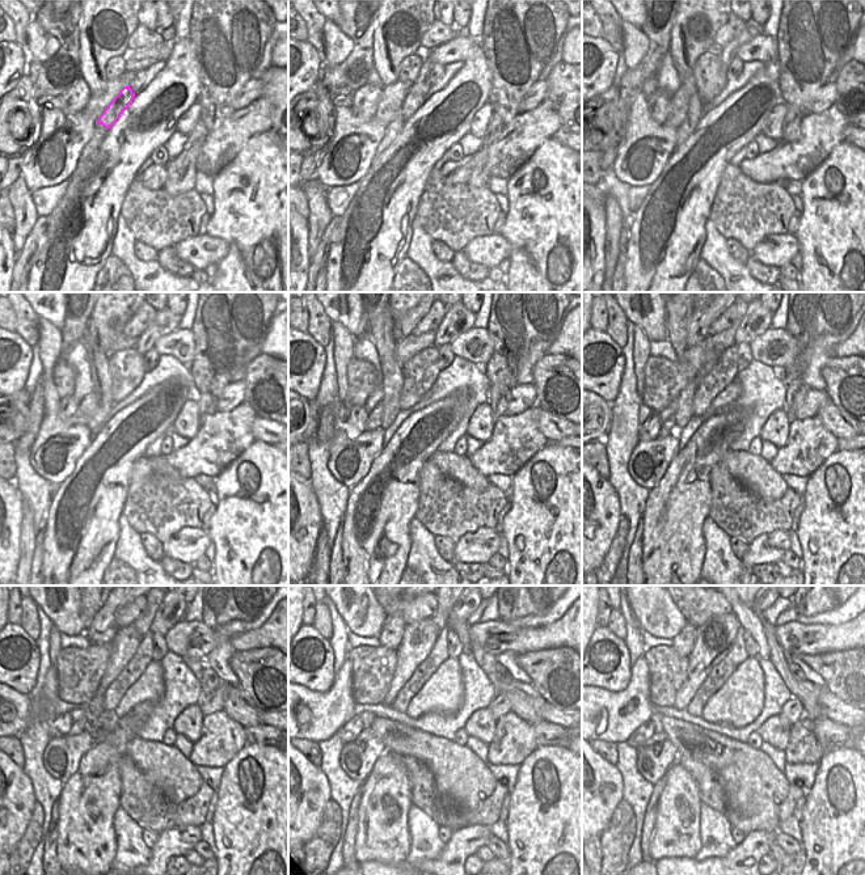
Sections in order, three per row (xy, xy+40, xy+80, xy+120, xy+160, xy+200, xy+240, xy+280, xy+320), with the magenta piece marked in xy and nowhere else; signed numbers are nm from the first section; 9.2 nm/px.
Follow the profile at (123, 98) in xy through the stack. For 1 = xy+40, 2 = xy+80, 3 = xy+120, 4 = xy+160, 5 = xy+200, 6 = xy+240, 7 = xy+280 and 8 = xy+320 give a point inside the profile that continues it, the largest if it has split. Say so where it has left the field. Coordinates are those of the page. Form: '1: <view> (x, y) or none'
1: xy+40 (417, 96)
2: xy+80 (752, 29)
3: xy+120 (165, 321)
4: xy+160 (458, 320)
5: xy+200 (758, 318)
6: xy+240 (171, 612)
7: xy+280 (463, 612)
8: xy+320 (759, 612)

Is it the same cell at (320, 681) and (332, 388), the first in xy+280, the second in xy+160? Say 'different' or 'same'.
different

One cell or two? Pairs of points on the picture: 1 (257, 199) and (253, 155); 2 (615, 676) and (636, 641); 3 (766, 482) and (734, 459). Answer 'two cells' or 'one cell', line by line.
1: one cell
2: two cells
3: one cell

